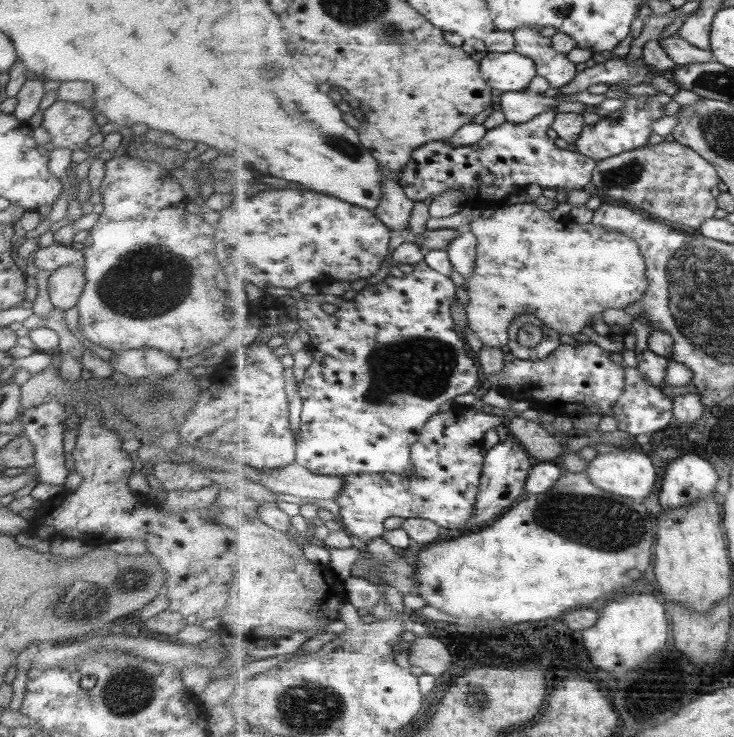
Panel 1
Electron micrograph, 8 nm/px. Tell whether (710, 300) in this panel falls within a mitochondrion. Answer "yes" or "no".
yes

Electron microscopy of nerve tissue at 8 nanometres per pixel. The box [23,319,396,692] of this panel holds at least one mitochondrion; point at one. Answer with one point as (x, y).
(85, 599)

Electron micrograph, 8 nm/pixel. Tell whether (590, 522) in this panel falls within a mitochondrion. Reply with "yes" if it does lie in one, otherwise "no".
yes

